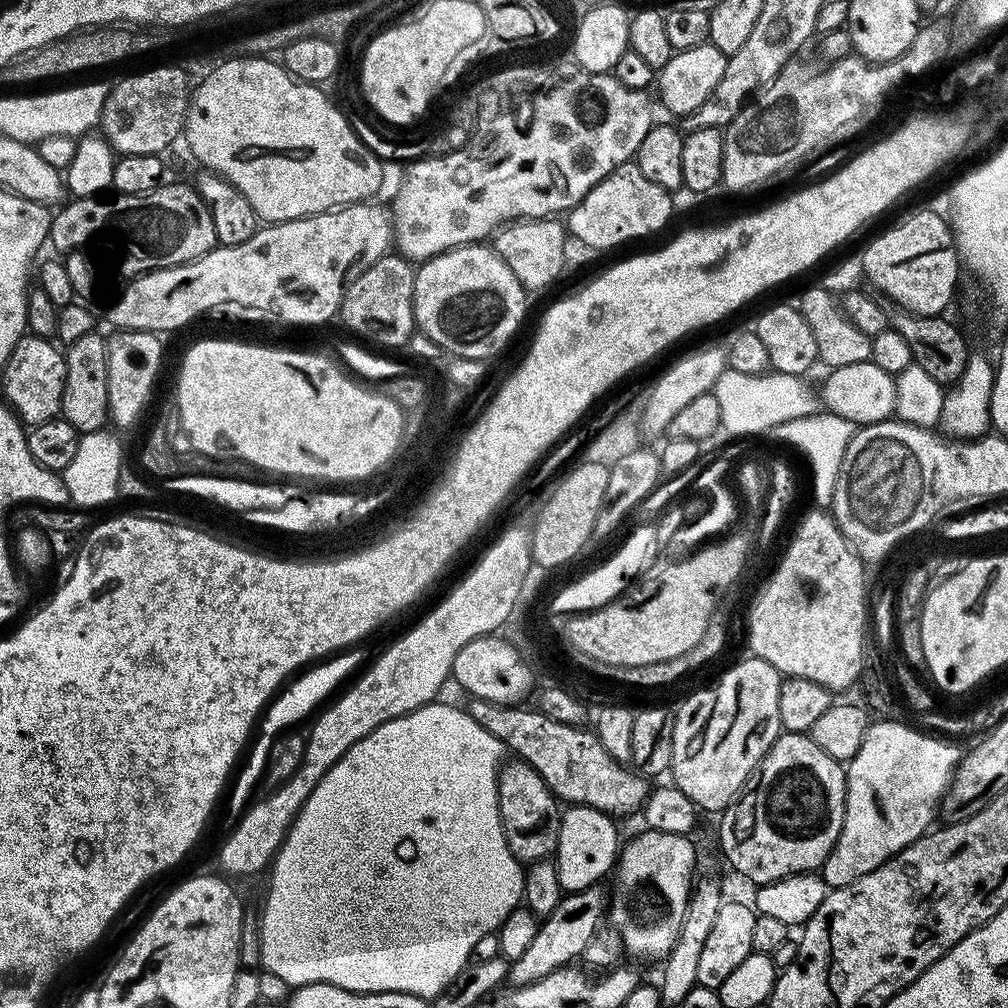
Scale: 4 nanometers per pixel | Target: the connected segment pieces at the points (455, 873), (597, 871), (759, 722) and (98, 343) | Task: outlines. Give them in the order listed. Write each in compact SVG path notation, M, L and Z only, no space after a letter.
M433 702L427 704L425 708L419 708L413 712L407 712L404 716L394 718L390 722L386 722L382 726L378 726L366 738L358 741L349 752L340 759L337 764L331 768L322 778L322 782L318 782L318 786L310 794L310 798L300 808L300 813L296 815L292 821L292 826L288 829L287 836L276 853L275 859L270 865L270 873L272 872L272 885L268 888L268 897L264 900L264 913L259 913L258 927L261 944L260 963L267 971L273 972L282 982L286 982L289 986L299 986L302 984L333 984L342 990L350 990L351 992L405 992L406 994L414 994L415 996L423 996L425 998L436 997L446 986L450 986L450 982L454 982L454 978L462 971L468 963L473 959L476 947L480 944L483 936L488 936L499 929L500 924L509 916L514 909L521 907L524 899L524 873L519 860L514 858L514 854L510 854L510 846L504 837L504 827L500 821L500 803L498 802L498 782L496 779L500 776L500 765L505 759L505 745L498 738L494 738L494 734L490 734L486 730L482 730L482 726L478 726L478 722L474 722L474 718L463 707L451 708L448 704L440 704L441 702Z
M587 806L569 807L561 815L554 863L558 870L558 882L565 893L580 892L583 888L599 885L600 879L613 871L622 847L615 823L617 821L609 813Z
M747 658L741 664L736 664L720 681L717 682L716 688L712 688L709 692L696 692L693 696L688 696L684 700L684 705L680 709L675 709L674 715L674 754L672 755L672 767L670 776L673 776L675 787L682 790L682 794L686 794L686 798L690 798L696 803L697 809L708 812L723 813L724 809L729 807L739 797L742 789L749 783L750 777L760 767L760 759L770 750L772 743L782 734L782 721L780 718L780 689L782 687L782 673L774 666L770 666L770 662L759 658Z
M92 331L78 342L67 345L64 352L66 362L66 386L62 390L62 406L60 416L70 422L77 432L98 431L109 423L108 399L108 341L99 331Z

